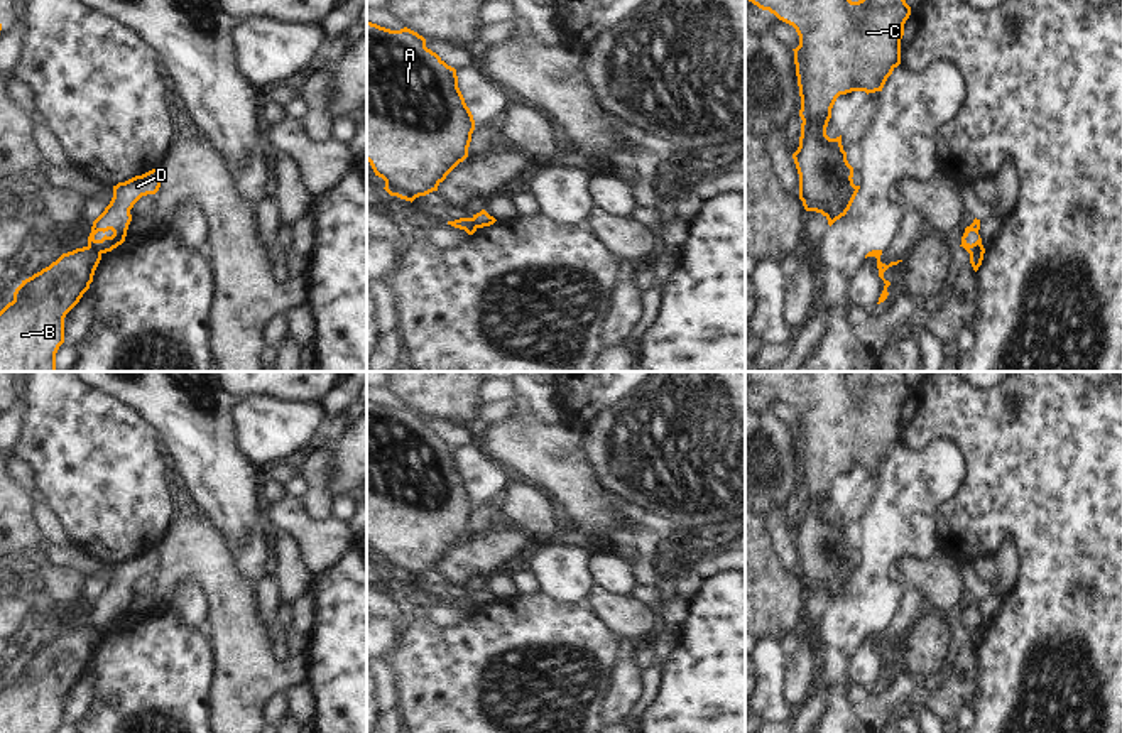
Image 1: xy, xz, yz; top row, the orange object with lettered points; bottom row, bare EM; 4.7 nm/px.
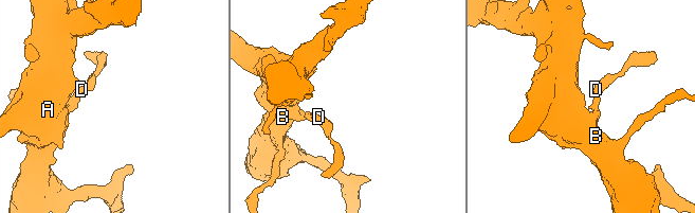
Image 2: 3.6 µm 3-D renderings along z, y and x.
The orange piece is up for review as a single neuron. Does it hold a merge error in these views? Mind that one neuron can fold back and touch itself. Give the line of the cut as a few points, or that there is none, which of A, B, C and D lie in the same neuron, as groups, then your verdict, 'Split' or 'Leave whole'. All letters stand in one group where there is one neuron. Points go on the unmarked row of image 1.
Split along xy (88, 624), (100, 632). Groups: A B C / D. Split

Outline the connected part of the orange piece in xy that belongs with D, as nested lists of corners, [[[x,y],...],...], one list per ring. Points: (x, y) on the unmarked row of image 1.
[[[152,547],[113,564],[110,583],[93,600],[88,625],[93,625],[100,632],[106,632],[122,623],[132,600],[130,588],[142,574],[155,573],[159,566],[159,547]]]

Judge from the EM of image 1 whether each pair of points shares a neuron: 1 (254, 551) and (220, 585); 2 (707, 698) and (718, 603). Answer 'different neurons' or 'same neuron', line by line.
1: different neurons
2: same neuron

